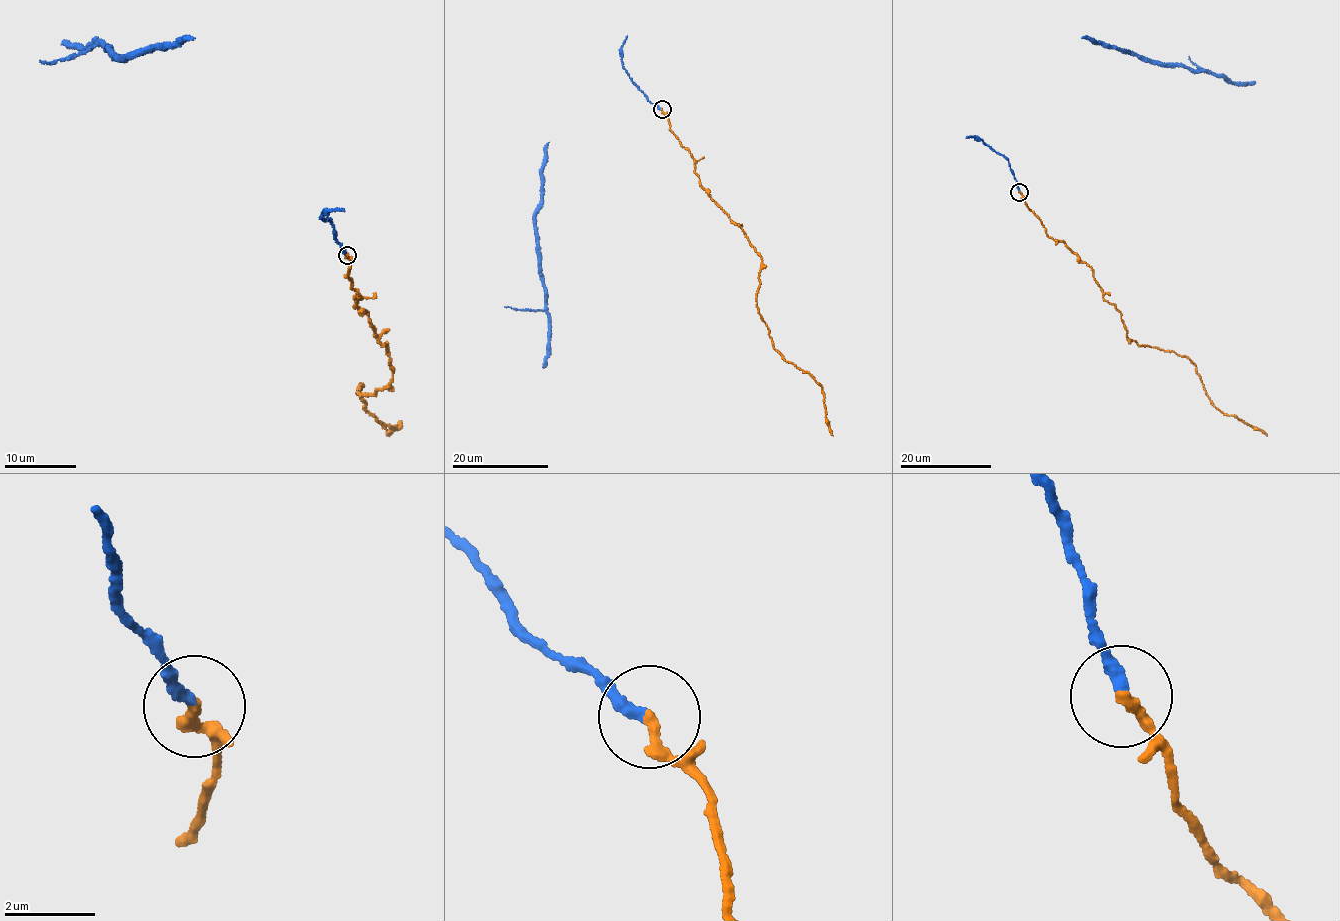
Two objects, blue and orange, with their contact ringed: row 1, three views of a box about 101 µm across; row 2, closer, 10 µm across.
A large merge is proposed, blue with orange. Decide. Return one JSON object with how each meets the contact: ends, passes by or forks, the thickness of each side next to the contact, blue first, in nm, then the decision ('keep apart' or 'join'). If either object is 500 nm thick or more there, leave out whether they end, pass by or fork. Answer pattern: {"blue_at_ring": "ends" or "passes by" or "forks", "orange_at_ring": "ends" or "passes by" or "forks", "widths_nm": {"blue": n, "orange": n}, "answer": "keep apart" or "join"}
{"blue_at_ring": "ends", "orange_at_ring": "ends", "widths_nm": {"blue": 260, "orange": 240}, "answer": "join"}

